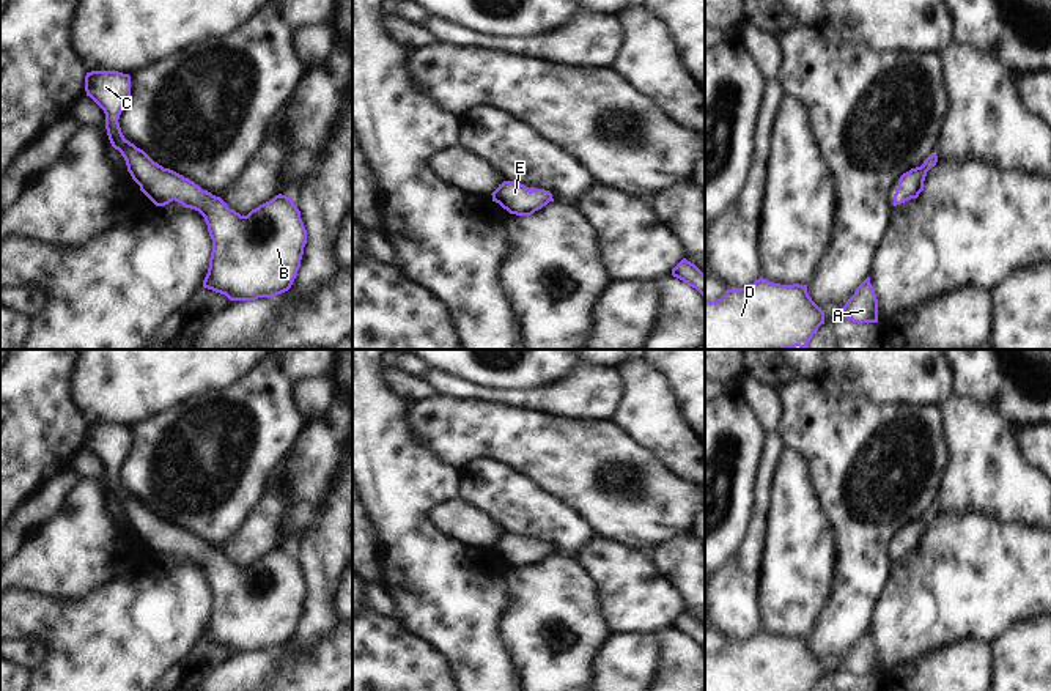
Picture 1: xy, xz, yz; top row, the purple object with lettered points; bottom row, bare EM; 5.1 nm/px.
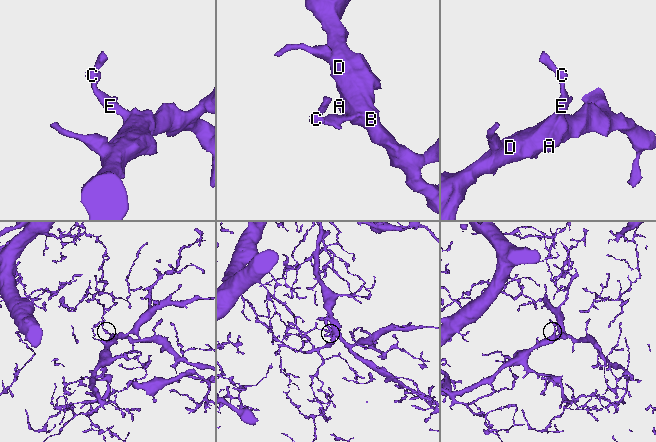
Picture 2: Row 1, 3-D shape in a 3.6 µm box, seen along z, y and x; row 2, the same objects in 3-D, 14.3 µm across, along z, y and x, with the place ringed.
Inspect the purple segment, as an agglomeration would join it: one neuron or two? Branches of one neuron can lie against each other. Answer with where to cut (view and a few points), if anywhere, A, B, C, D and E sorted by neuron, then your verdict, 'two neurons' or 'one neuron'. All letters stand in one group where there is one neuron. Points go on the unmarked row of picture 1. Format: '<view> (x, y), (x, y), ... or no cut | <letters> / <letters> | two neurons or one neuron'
no cut | A B C D E | one neuron

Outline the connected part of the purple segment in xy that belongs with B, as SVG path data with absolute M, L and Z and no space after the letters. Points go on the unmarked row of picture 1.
M87 425L85 444L104 463L109 493L124 510L140 543L156 559L175 552L205 570L212 592L205 641L230 653L274 650L291 641L307 597L307 582L291 549L278 546L241 568L220 549L164 521L124 491L118 472L131 450L129 427Z

